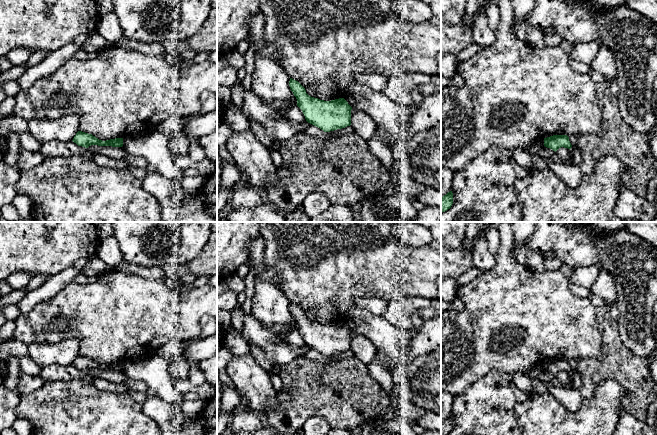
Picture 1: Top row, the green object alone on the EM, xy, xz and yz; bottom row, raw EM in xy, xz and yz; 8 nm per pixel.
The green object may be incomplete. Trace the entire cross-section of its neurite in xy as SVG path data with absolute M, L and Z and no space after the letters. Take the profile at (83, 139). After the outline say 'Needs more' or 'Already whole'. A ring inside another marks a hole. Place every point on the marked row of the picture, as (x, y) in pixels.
M78 131L74 136L73 140L78 146L82 146L88 148L91 145L98 146L112 146L112 147L122 147L123 146L123 138L115 138L106 141L99 140L92 134L88 134L82 131Z. Already whole

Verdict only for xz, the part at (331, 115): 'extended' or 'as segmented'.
as segmented

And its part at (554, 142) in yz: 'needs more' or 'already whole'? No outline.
already whole

